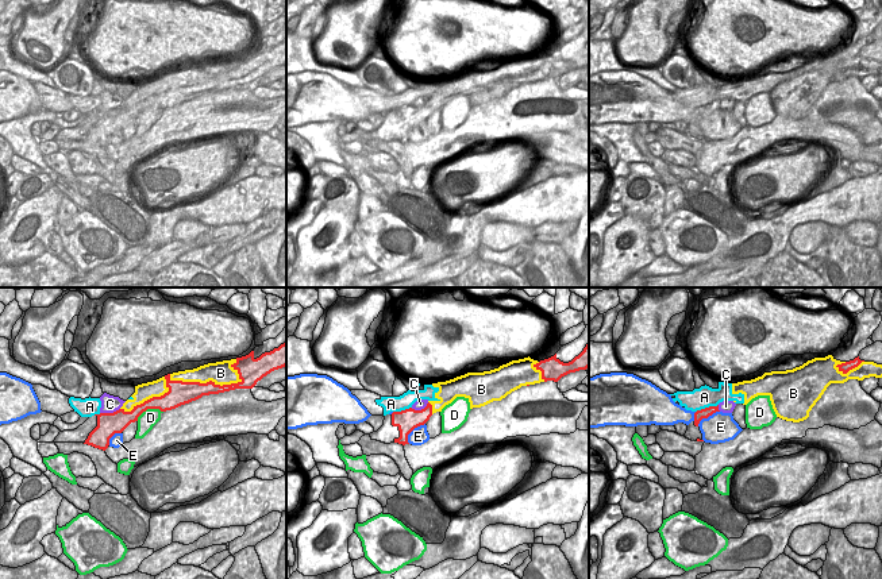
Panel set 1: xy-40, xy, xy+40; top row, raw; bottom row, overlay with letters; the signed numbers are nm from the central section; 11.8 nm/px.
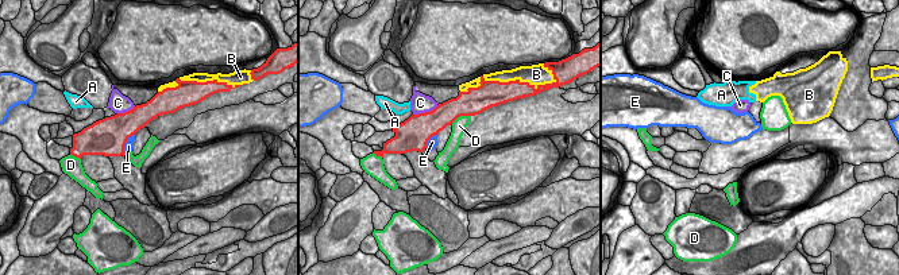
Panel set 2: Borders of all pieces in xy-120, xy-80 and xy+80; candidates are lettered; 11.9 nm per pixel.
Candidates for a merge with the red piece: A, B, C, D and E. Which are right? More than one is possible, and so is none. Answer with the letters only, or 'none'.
none

